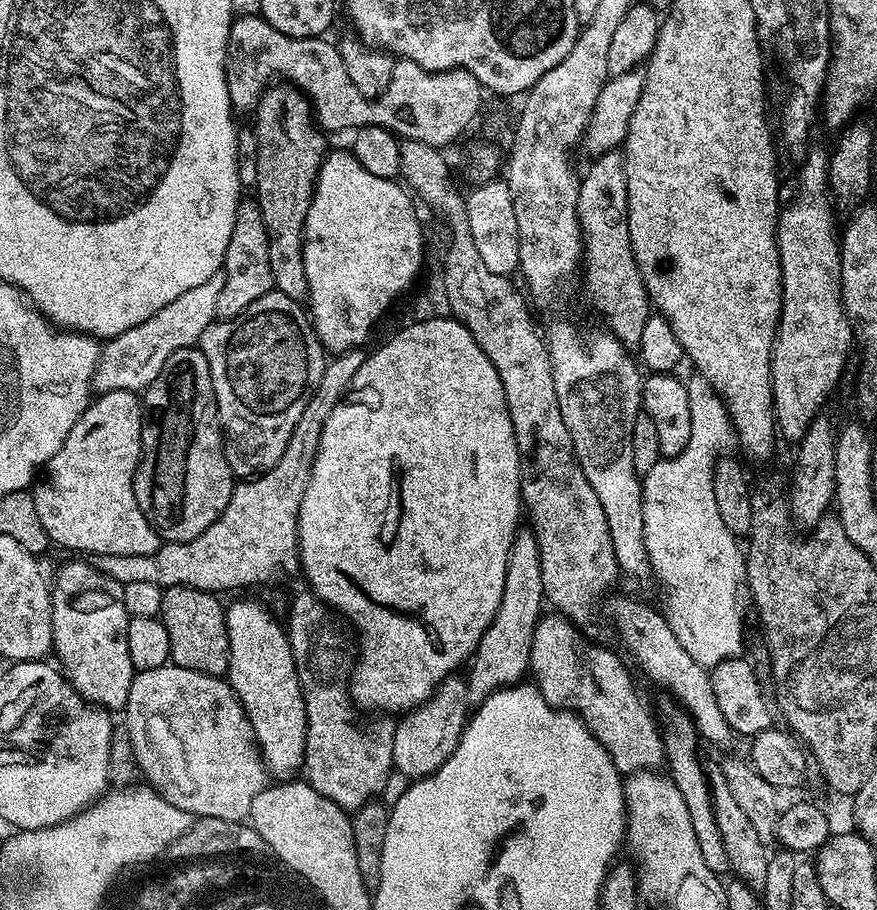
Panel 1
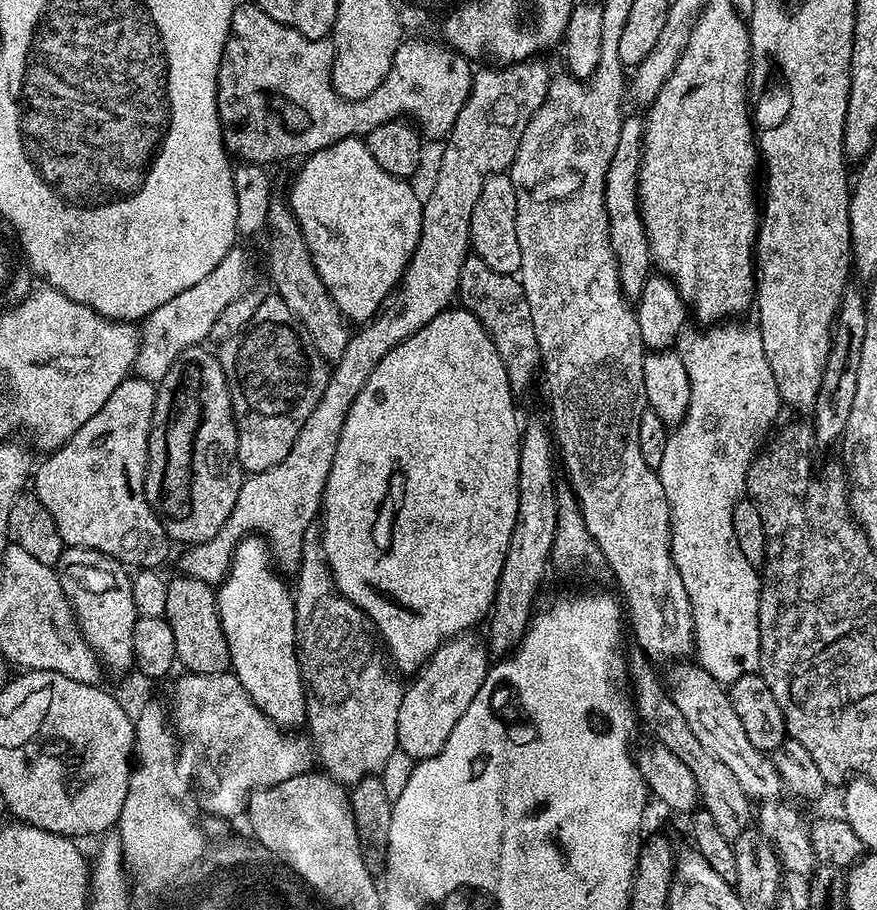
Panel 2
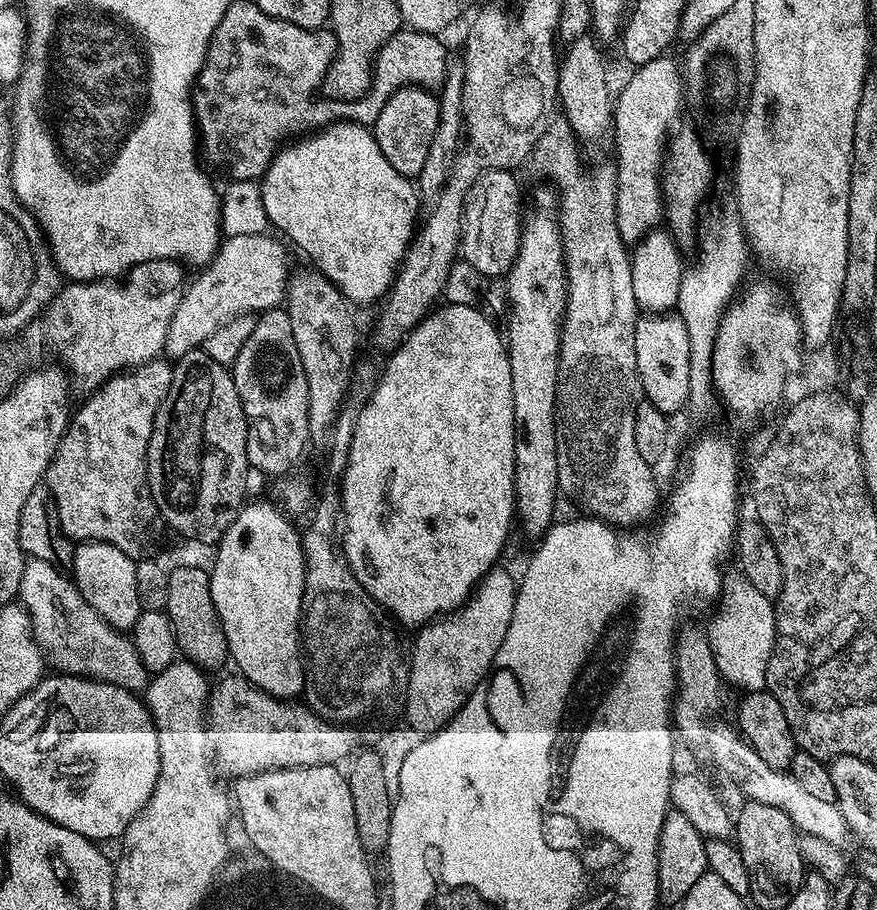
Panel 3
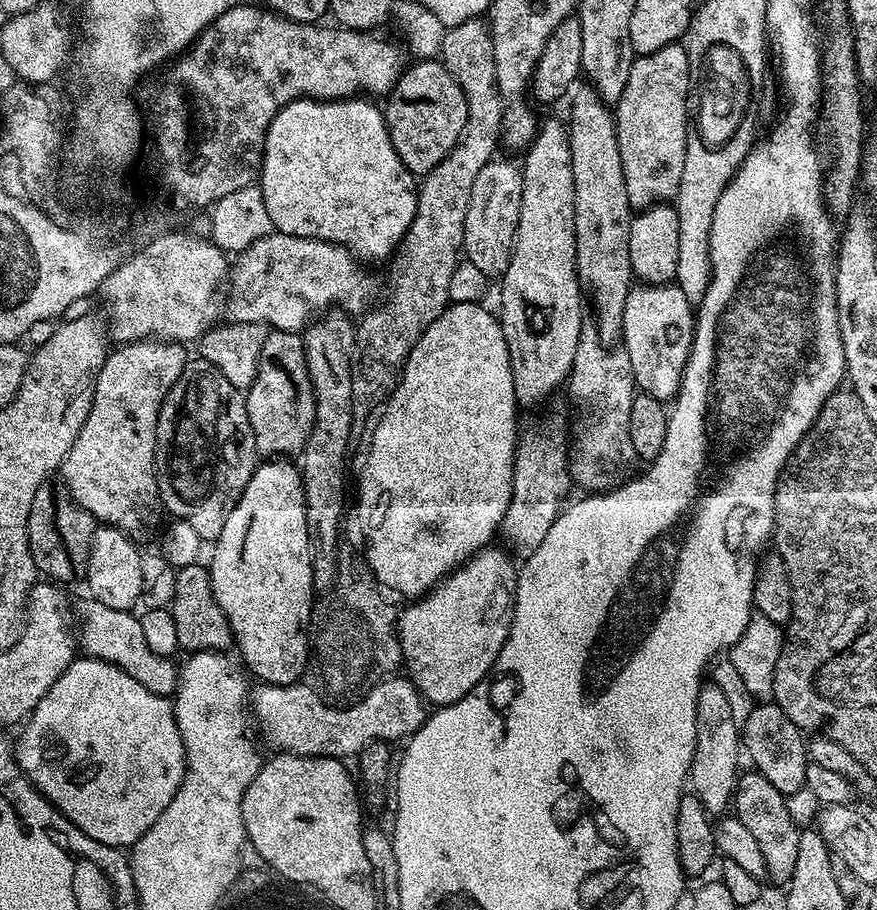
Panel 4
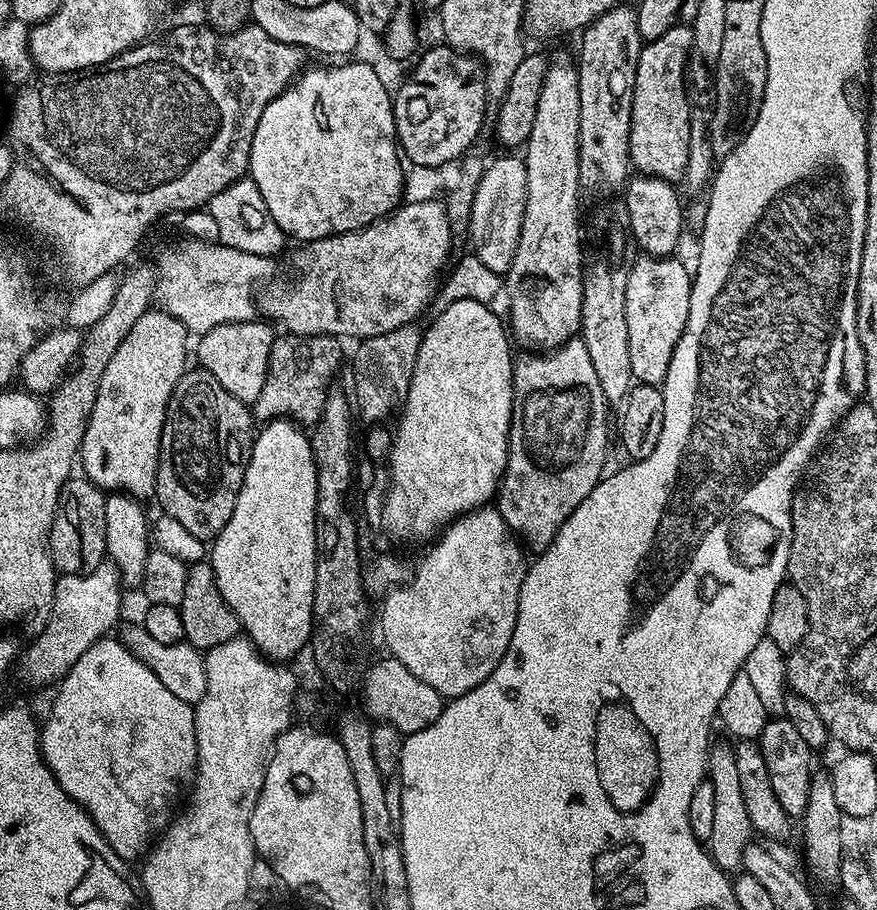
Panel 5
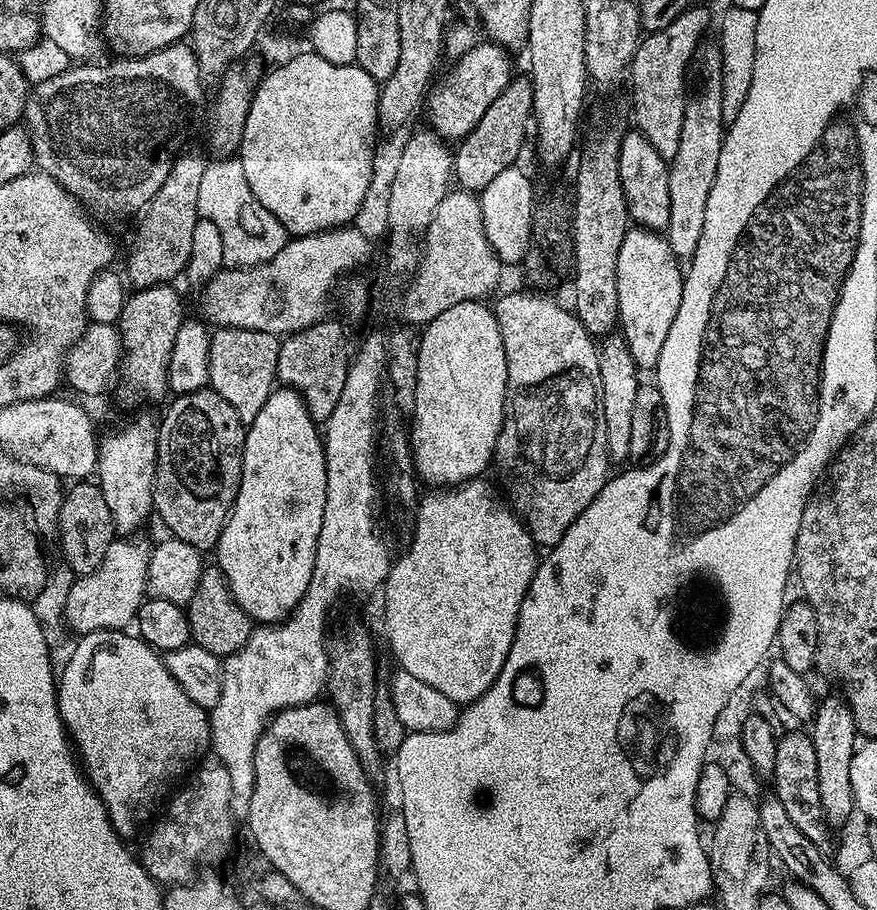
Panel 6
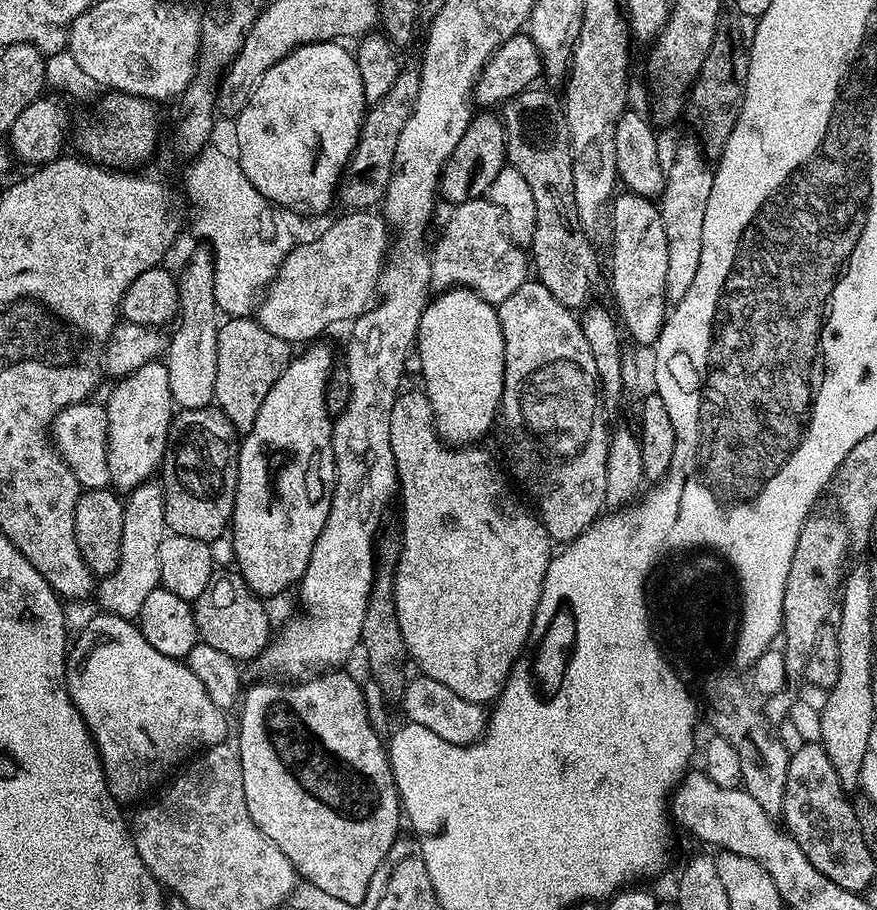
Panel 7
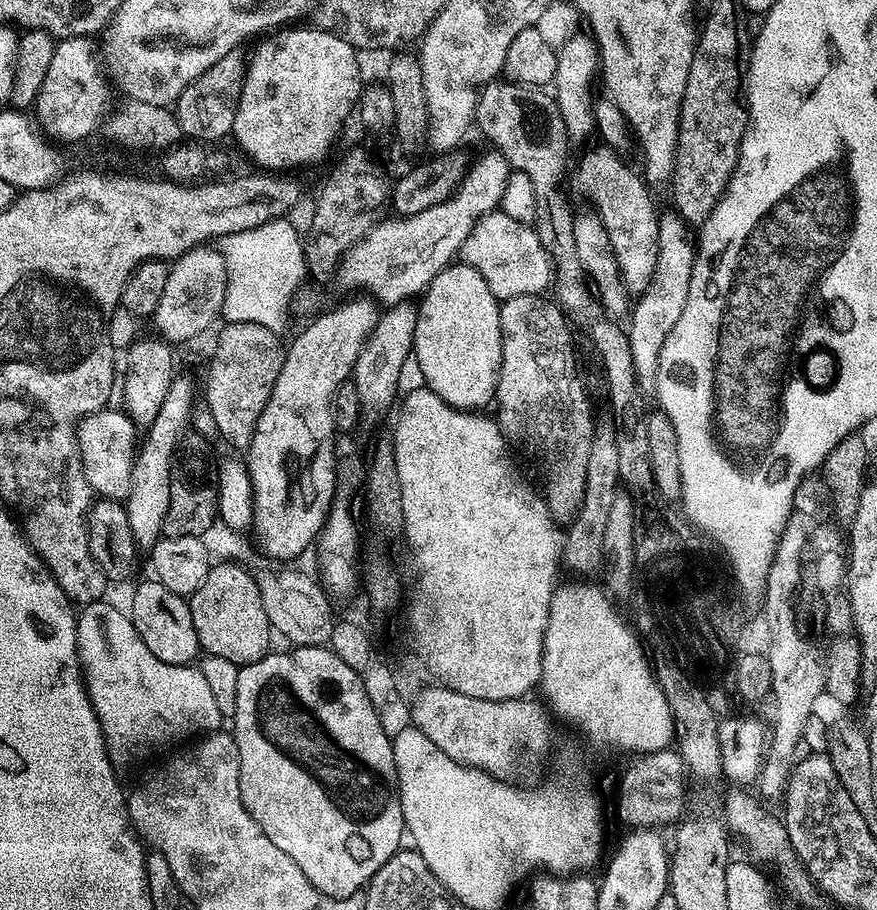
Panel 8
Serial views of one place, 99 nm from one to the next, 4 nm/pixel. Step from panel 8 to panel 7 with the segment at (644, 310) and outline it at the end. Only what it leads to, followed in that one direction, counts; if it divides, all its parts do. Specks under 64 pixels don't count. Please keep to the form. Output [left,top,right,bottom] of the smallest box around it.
[658,144,712,301]

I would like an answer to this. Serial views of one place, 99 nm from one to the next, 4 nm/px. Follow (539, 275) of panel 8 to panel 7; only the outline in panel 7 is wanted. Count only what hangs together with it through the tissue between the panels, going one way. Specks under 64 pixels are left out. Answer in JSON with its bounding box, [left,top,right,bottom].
[431,198,530,306]

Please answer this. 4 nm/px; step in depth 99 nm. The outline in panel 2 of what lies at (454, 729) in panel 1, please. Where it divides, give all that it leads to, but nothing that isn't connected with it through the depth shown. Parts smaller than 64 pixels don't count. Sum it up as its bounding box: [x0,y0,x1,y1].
[396,634,490,762]

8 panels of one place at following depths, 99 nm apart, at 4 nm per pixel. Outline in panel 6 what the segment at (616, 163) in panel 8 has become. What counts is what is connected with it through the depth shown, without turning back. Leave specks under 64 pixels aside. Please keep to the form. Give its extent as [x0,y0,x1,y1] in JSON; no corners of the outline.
[616,226,684,369]

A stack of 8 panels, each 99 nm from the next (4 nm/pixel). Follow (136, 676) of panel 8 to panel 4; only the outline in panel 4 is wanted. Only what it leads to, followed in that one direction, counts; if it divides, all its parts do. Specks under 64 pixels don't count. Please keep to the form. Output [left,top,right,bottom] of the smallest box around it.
[14,656,184,849]

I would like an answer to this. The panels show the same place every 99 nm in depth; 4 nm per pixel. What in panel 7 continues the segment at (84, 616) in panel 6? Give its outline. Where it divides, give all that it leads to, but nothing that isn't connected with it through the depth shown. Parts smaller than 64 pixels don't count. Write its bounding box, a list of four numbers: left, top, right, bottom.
[98,482,168,620]

